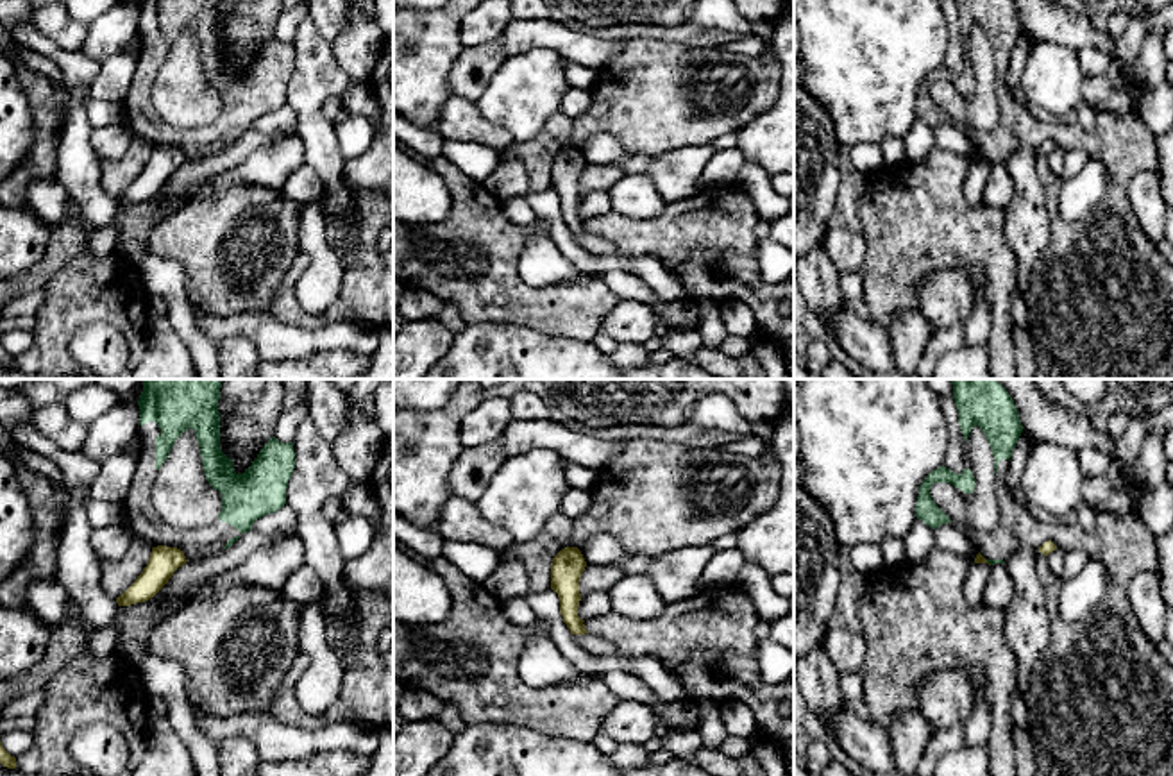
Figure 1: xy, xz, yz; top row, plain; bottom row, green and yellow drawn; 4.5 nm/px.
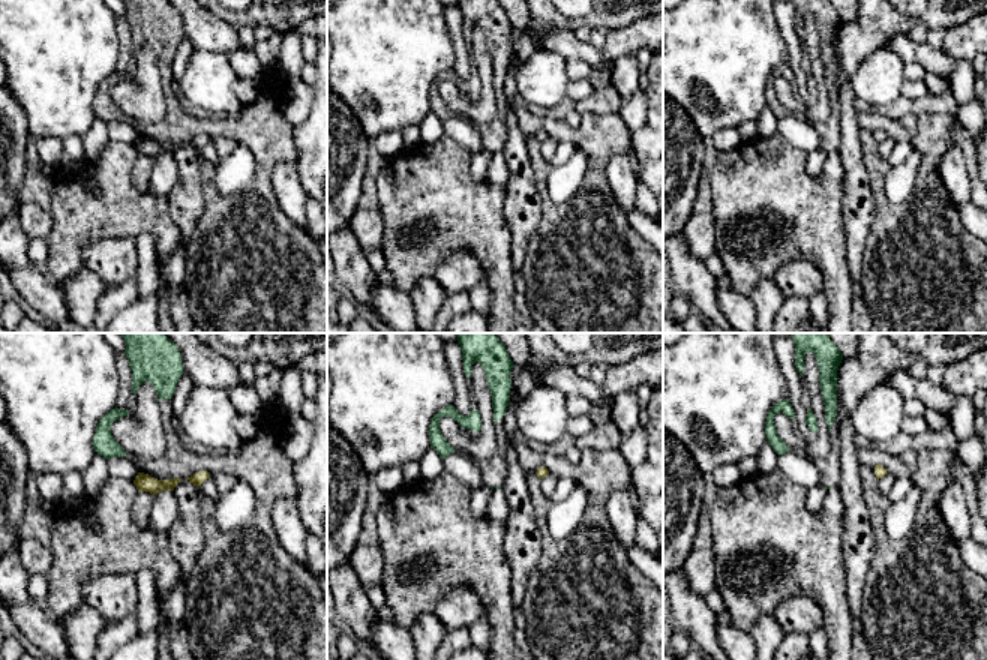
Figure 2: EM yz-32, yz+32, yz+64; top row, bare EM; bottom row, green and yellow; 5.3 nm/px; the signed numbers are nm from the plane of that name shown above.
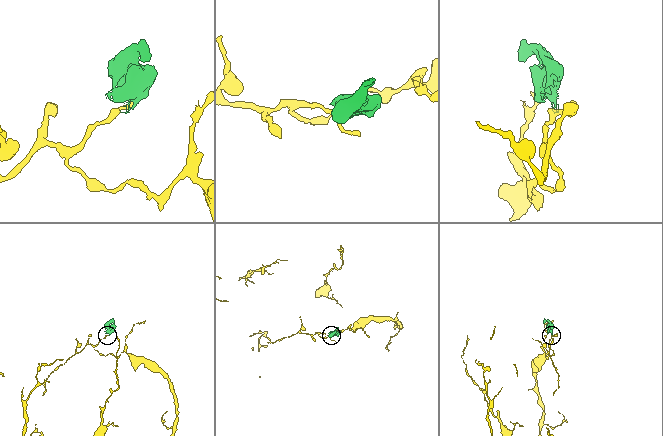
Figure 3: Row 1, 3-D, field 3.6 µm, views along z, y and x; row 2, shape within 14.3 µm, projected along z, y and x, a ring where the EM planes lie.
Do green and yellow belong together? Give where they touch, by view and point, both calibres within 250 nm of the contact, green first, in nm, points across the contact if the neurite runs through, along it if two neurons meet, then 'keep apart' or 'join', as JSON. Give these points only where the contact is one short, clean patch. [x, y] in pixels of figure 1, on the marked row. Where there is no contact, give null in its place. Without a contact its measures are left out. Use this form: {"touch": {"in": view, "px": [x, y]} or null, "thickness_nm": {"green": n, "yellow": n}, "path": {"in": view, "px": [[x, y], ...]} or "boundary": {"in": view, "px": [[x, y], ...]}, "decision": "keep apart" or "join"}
{"touch": {"in": "yz", "px": [989, 562]}, "thickness_nm": {"green": 20, "yellow": 40}, "boundary": {"in": "yz", "px": [[986, 560], [991, 564]]}, "decision": "keep apart"}

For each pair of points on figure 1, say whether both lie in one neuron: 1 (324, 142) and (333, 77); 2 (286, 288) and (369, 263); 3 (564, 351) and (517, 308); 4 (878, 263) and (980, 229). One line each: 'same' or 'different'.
1: same
2: same
3: different
4: same

